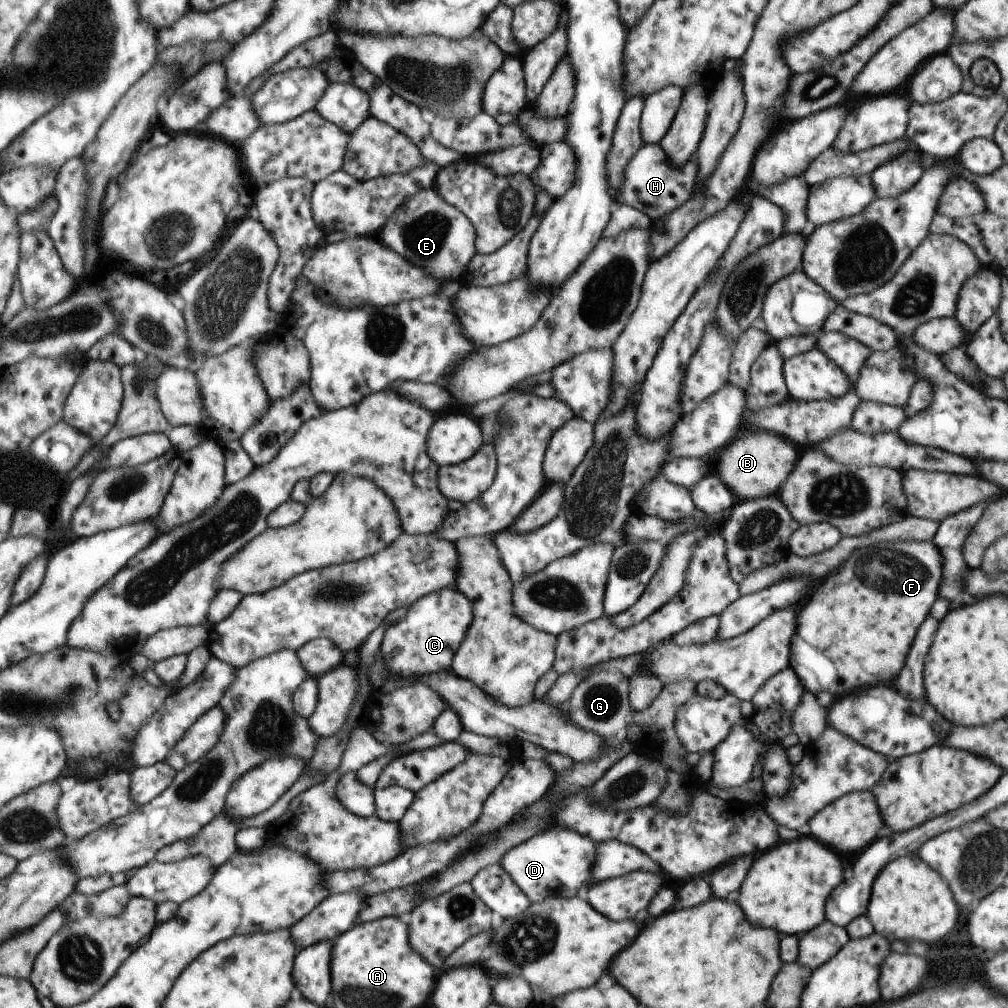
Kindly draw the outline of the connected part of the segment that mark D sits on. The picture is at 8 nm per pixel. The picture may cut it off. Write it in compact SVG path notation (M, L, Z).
M562 825L547 827L544 831L525 842L518 844L509 852L506 852L499 866L507 876L524 892L531 903L538 903L547 897L579 897L593 884L590 877L591 865L595 860L595 844L589 837L576 831L567 829Z

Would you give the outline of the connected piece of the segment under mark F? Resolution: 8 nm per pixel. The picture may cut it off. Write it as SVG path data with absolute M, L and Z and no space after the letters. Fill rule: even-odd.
M933 541L878 543L855 551L846 563L832 572L796 612L796 631L791 641L790 665L803 688L816 696L820 692L840 698L864 686L886 684L900 675L915 635L934 602L943 580L943 557Z

